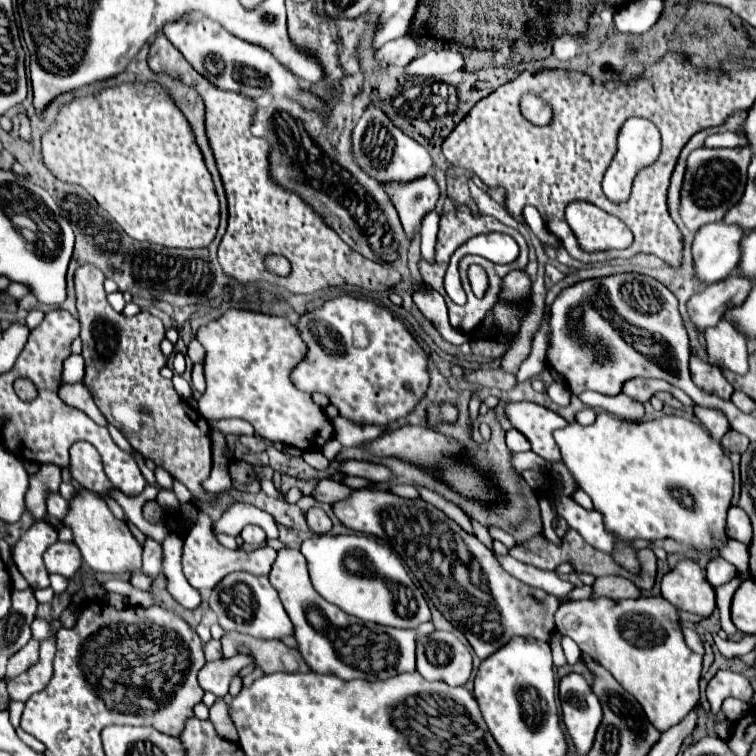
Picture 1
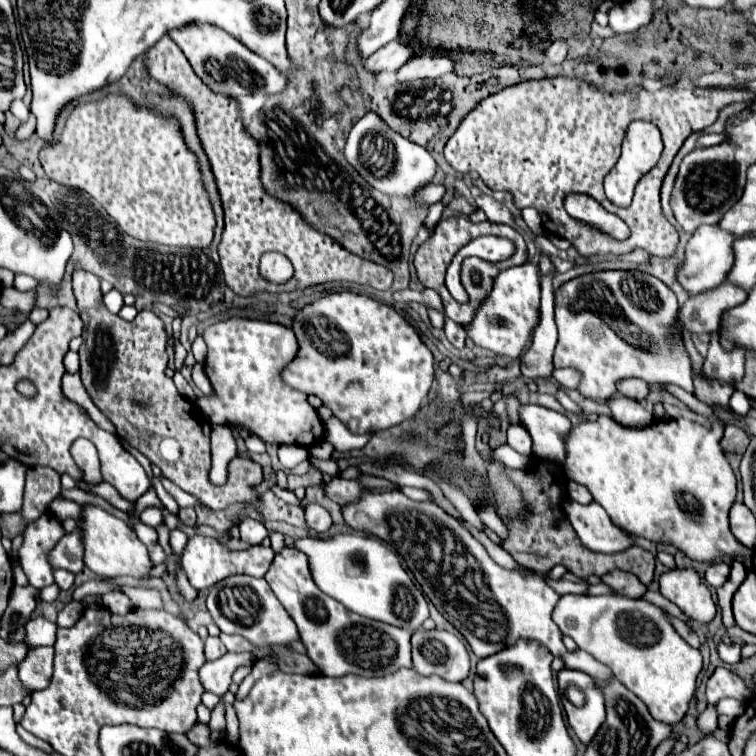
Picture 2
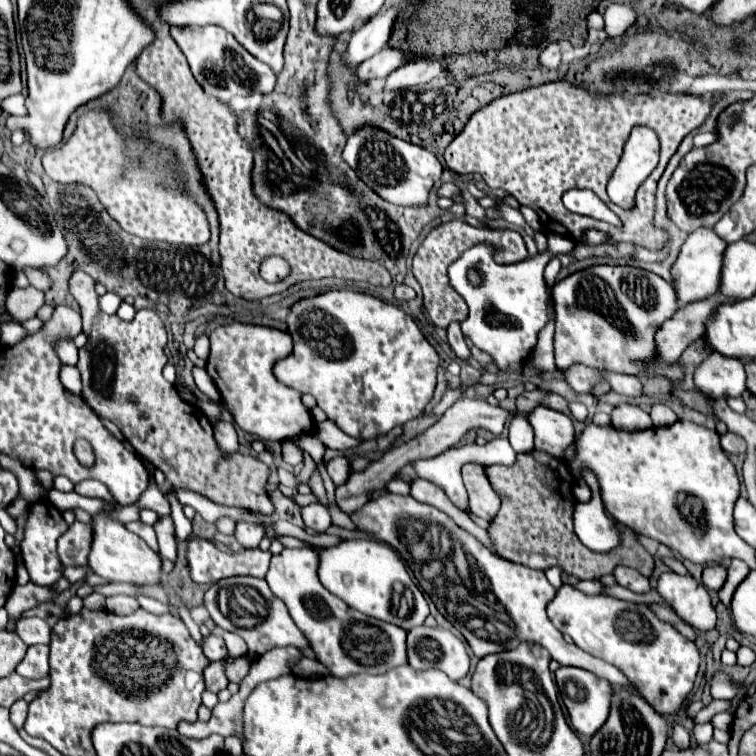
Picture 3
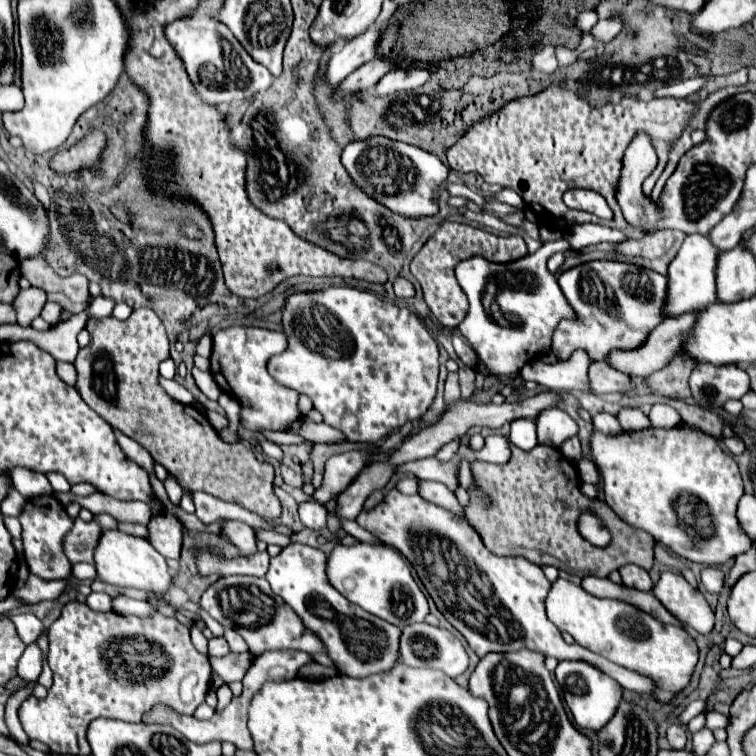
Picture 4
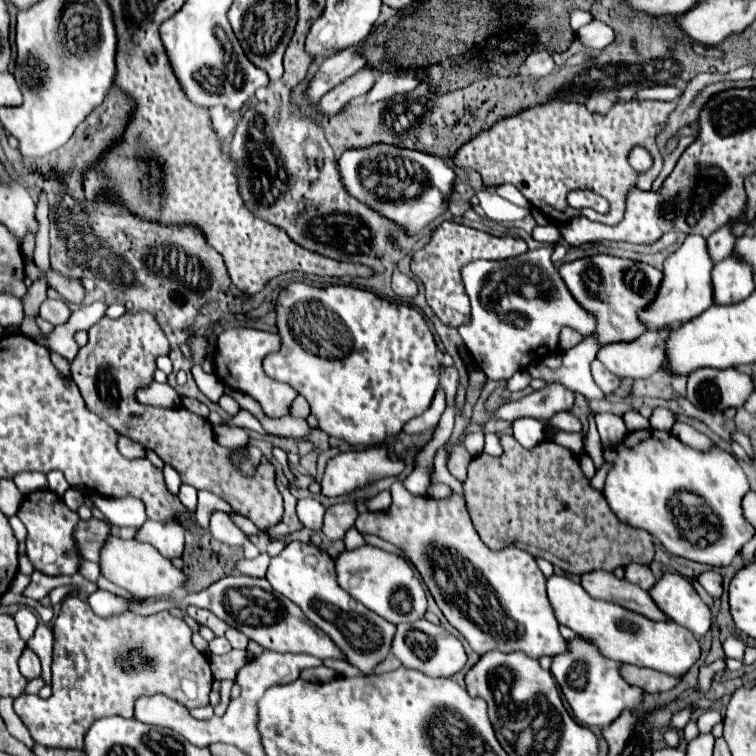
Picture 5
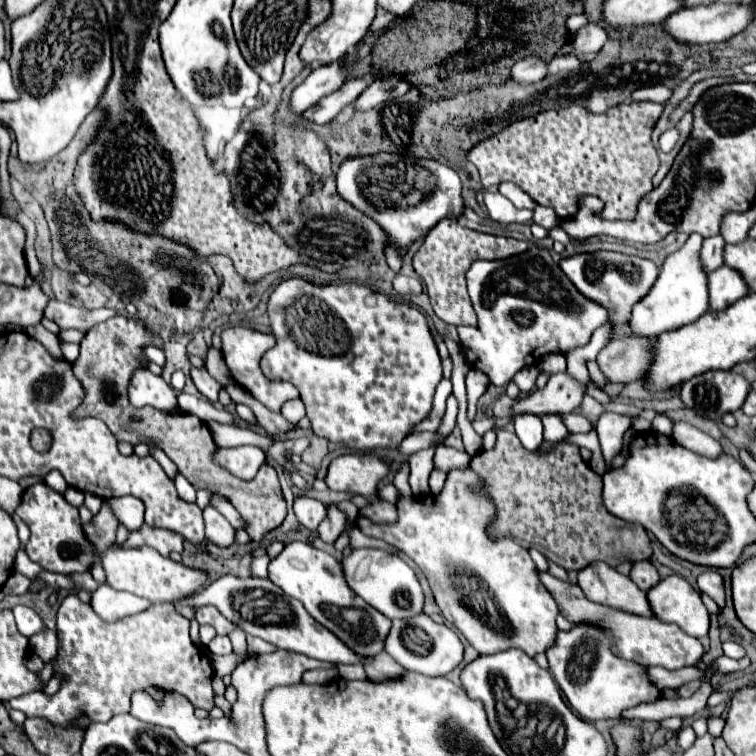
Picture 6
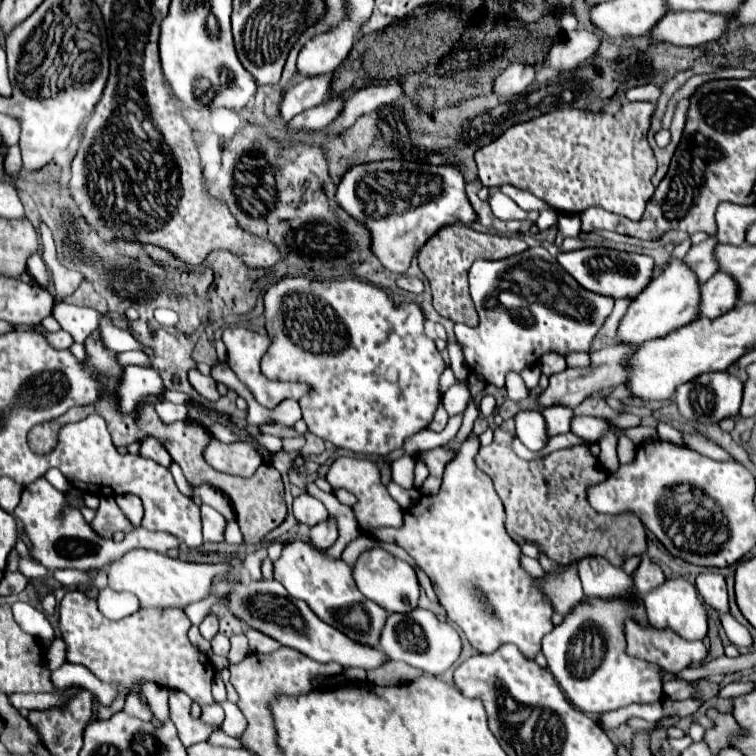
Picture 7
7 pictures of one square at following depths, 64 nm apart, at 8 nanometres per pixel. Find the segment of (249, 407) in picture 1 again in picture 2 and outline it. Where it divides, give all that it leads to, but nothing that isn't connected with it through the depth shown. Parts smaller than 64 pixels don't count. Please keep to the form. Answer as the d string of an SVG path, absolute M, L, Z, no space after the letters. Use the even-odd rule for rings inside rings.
M230 318L208 326L202 338L208 344L204 370L212 382L214 396L202 396L196 406L210 424L230 422L270 444L312 446L320 442L324 428L306 394L280 380L280 368L296 356L298 348L292 328L262 320Z

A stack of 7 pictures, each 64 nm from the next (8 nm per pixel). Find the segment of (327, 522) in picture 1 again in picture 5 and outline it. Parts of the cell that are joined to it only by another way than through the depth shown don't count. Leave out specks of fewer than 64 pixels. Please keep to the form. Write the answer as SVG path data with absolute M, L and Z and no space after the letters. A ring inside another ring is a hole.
M302 498L302 500L298 500L296 512L298 512L300 522L302 522L306 528L310 528L310 530L314 530L314 532L318 532L318 530L322 528L324 506L322 506L316 498Z

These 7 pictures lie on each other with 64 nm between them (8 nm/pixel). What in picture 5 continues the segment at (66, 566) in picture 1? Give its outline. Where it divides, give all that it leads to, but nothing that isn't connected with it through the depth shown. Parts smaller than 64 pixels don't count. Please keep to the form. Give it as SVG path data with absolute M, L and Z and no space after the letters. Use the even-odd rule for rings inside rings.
M98 518L80 520L76 526L76 542L80 544L80 554L84 560L98 562L100 560L100 548L106 544L112 528Z

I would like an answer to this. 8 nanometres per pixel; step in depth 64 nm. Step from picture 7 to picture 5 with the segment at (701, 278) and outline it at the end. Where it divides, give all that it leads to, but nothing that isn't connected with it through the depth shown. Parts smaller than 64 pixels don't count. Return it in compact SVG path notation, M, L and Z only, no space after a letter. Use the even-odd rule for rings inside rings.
M726 224L724 228L716 230L710 238L708 238L708 254L712 258L712 262L720 262L724 258L728 258L732 254L734 248L734 236L730 234L730 224Z

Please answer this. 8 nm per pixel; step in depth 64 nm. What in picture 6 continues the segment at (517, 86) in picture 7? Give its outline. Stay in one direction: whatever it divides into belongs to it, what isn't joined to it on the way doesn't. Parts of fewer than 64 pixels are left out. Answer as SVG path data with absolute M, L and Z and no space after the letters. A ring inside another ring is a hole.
M538 58L520 60L510 68L510 80L522 84L534 84L546 76L546 64Z

